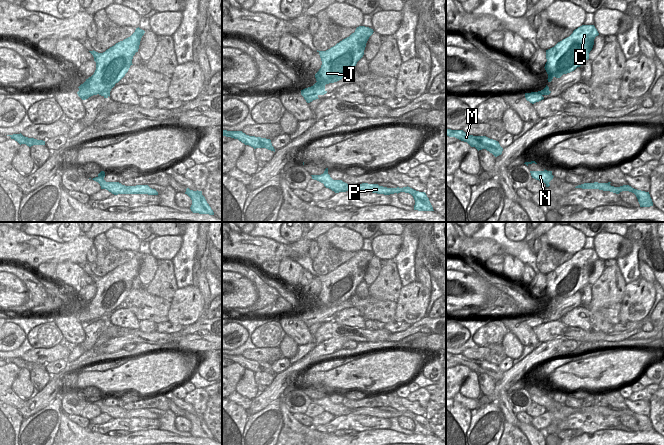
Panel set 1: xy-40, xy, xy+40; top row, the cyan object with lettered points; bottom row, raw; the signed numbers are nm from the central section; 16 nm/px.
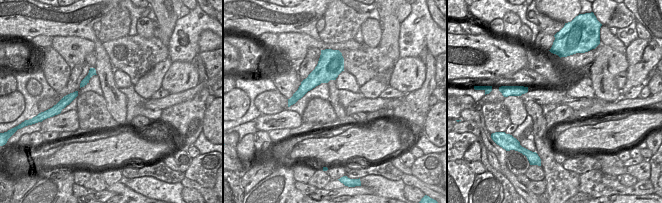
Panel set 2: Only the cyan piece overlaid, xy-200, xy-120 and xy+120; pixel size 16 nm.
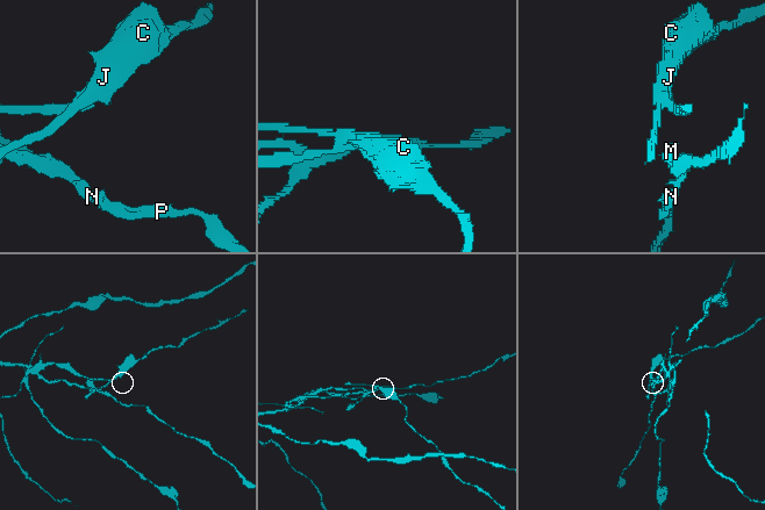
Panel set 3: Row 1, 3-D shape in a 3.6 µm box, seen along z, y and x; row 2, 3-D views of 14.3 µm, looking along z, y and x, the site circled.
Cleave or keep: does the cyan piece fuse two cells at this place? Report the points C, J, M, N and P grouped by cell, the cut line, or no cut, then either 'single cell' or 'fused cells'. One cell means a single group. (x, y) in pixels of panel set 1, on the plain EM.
C J / M N P; cut in xy+40 along (527, 317), (529, 319), (541, 319); fused cells

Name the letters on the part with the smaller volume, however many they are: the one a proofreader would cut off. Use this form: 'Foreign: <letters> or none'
Foreign: C, J

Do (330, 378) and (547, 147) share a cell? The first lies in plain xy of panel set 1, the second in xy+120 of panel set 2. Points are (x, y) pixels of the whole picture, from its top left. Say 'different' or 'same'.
different

